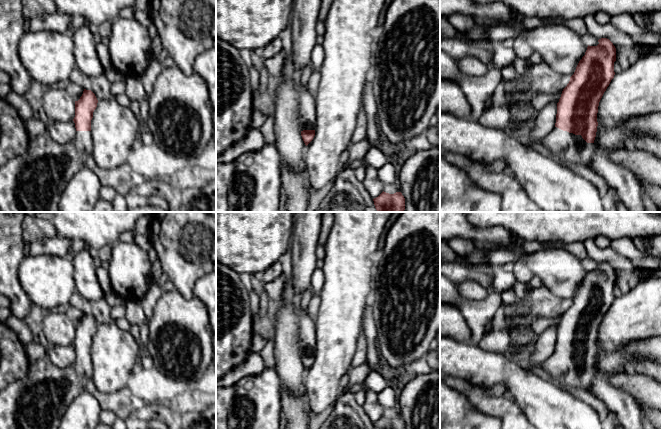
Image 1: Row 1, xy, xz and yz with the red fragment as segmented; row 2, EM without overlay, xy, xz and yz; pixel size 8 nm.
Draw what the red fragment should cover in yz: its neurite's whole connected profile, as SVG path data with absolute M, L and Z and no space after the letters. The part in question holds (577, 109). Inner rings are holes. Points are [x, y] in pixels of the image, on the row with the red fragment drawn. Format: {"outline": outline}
{"outline": "M601 38L598 42L597 46L588 45L585 55L579 61L557 103L555 127L540 142L554 157L563 162L572 162L582 166L586 166L594 152L599 102L615 75L615 46L607 38Z"}

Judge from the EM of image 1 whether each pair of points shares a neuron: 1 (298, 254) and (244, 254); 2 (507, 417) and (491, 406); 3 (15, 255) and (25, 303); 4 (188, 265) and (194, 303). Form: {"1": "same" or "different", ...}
{"1": "different", "2": "same", "3": "same", "4": "different"}

